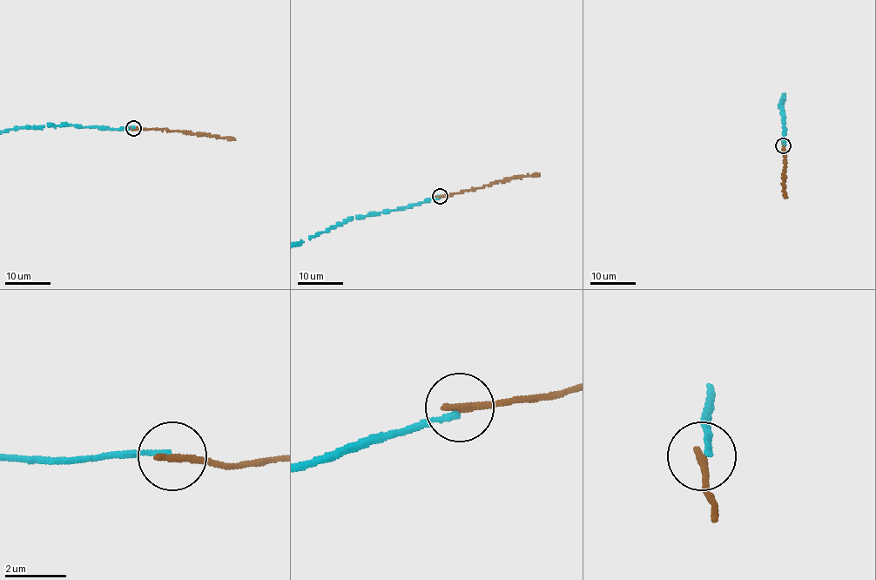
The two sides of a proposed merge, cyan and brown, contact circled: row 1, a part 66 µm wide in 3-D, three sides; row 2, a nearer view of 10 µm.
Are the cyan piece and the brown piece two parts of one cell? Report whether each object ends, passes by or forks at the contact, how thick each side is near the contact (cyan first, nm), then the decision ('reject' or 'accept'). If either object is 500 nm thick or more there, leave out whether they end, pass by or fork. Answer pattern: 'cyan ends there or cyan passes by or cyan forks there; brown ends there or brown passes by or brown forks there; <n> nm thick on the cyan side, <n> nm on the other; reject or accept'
cyan ends there; brown ends there; 150 nm thick on the cyan side, 260 nm on the other; reject

